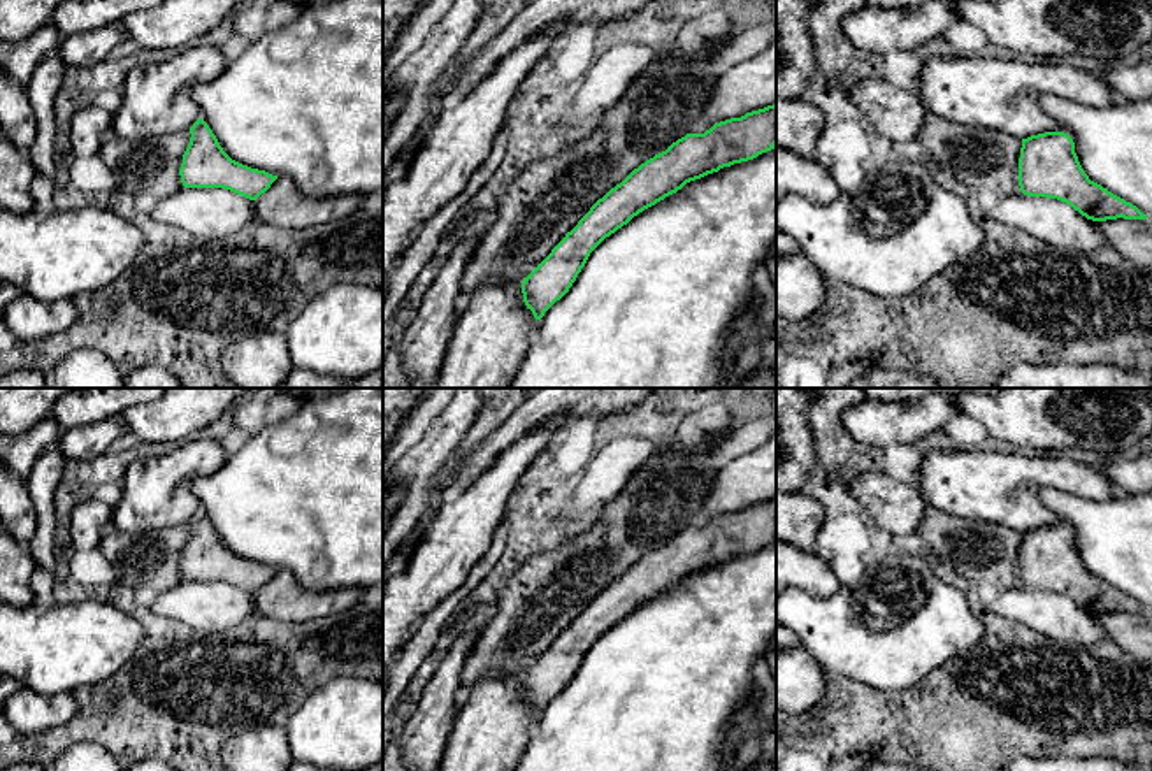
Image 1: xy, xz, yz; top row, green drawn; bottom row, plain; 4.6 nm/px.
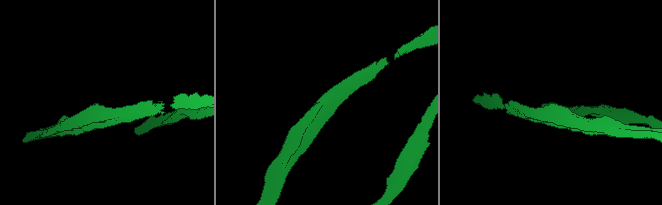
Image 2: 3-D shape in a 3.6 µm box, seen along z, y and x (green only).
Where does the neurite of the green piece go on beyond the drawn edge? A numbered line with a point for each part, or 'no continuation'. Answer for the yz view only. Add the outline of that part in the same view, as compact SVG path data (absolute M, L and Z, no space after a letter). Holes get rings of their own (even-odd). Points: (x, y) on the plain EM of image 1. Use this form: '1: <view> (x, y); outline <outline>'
1: yz (987, 554); outline M927 506L917 534L929 551L950 560L955 571L989 594L1020 587L1019 551L1022 534L999 523L952 516Z

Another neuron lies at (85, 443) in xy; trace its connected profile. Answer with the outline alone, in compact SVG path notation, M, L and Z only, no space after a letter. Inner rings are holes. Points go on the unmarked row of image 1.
M107 418L86 427L61 430L56 448L70 462L88 462L105 455L107 448L126 434L119 418Z

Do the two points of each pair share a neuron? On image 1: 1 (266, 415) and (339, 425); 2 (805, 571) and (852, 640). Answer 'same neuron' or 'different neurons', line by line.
1: different neurons
2: different neurons

